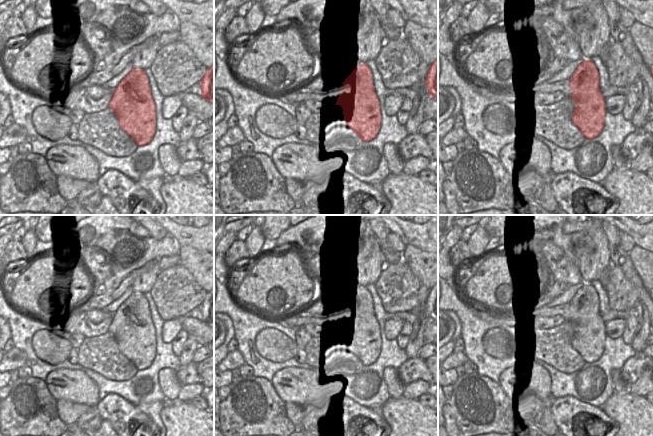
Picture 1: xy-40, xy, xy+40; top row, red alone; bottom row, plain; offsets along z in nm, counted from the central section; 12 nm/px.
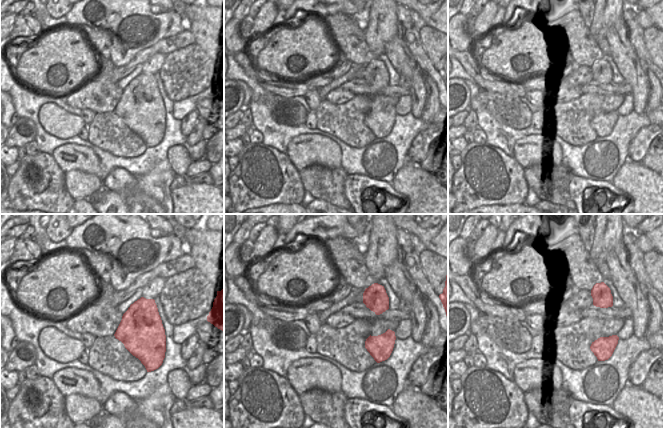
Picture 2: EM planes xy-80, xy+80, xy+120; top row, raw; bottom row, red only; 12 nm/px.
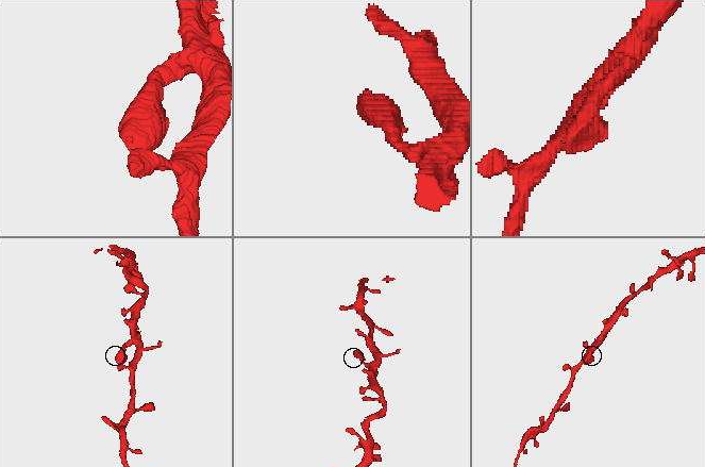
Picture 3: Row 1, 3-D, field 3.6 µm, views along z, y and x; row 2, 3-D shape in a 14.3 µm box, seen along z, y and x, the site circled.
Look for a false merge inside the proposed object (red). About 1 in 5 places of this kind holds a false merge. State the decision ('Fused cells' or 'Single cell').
Single cell.

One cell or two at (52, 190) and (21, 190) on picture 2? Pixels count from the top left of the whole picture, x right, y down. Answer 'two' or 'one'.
one

